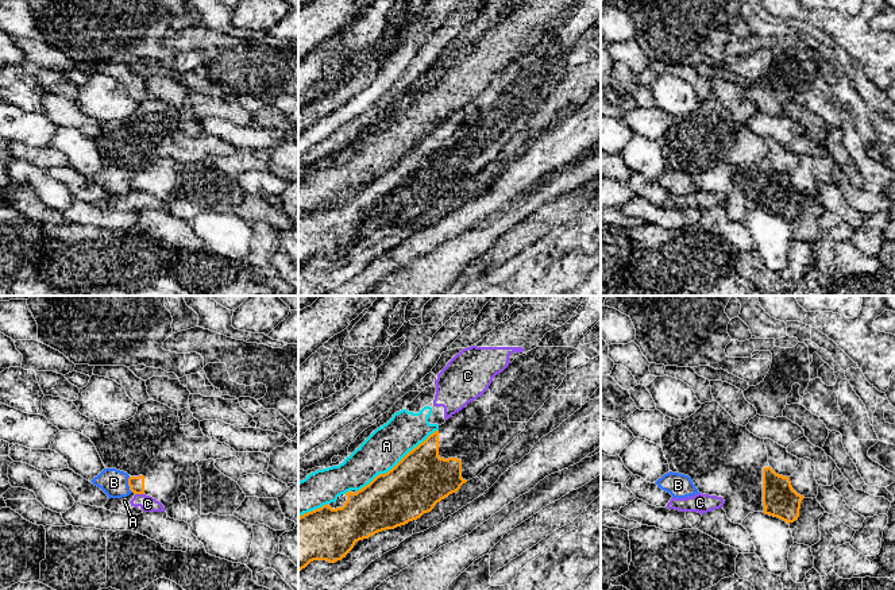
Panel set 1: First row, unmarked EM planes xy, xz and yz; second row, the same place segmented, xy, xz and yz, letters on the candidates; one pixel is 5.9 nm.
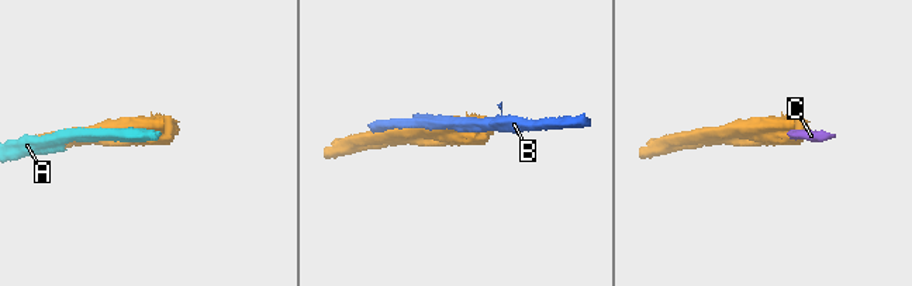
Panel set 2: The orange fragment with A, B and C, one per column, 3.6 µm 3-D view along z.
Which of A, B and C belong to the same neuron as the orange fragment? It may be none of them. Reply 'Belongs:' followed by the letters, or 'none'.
Belongs: none

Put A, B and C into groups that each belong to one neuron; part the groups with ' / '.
A C / B

